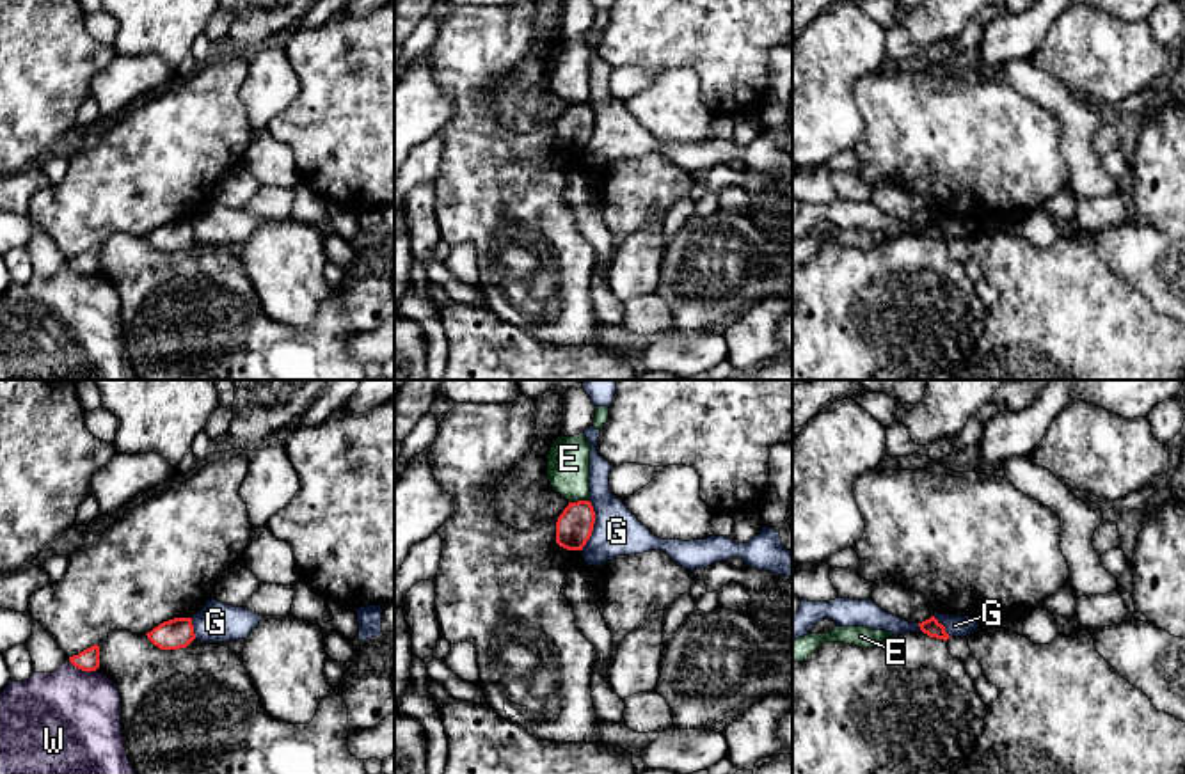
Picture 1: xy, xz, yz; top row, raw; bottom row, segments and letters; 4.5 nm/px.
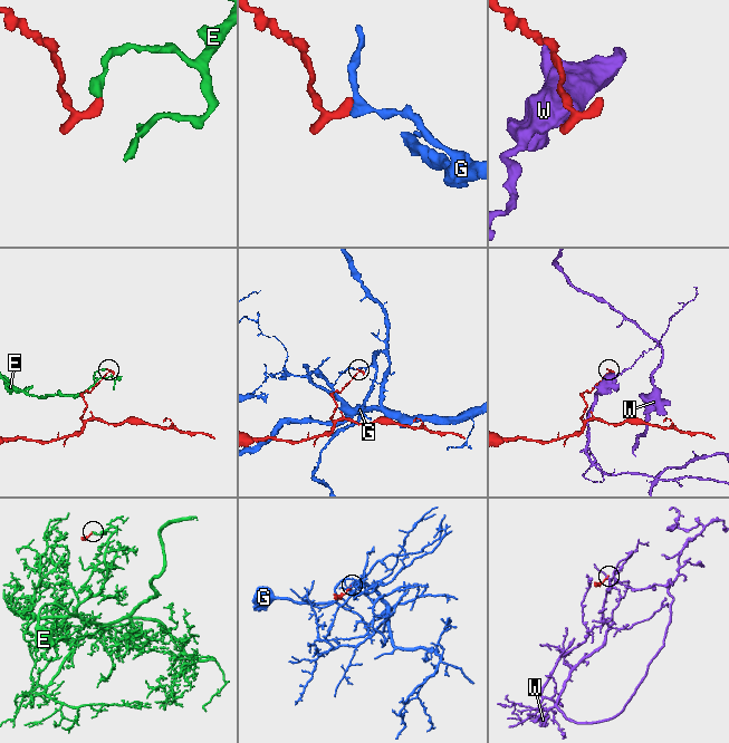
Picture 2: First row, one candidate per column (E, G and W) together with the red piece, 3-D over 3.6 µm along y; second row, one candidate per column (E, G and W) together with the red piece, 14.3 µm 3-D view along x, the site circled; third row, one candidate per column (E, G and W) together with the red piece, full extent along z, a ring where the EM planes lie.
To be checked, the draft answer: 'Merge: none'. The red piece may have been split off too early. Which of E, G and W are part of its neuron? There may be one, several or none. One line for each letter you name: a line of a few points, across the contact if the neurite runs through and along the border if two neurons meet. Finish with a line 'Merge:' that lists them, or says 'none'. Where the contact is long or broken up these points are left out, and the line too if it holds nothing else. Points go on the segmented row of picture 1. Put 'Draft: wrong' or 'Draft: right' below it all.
Merge: none
Draft: right

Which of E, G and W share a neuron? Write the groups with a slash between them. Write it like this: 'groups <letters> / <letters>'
groups E / G / W

